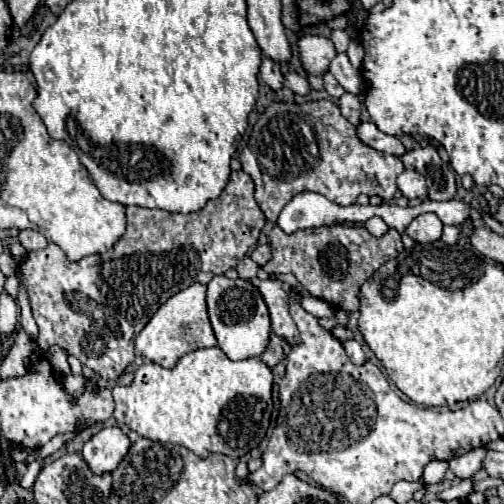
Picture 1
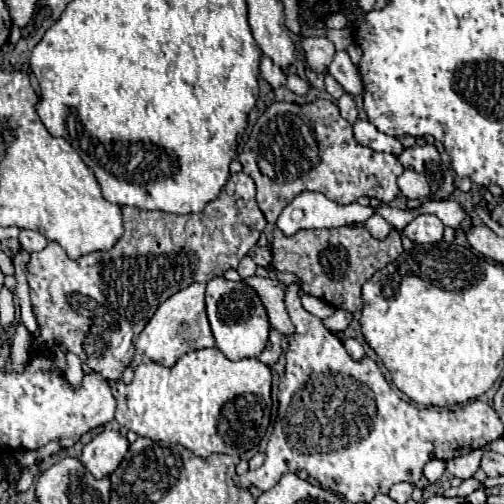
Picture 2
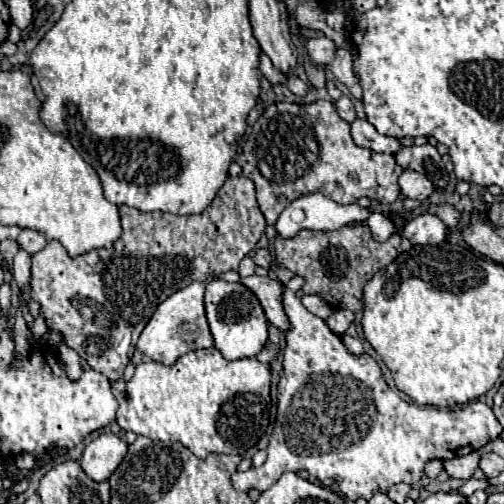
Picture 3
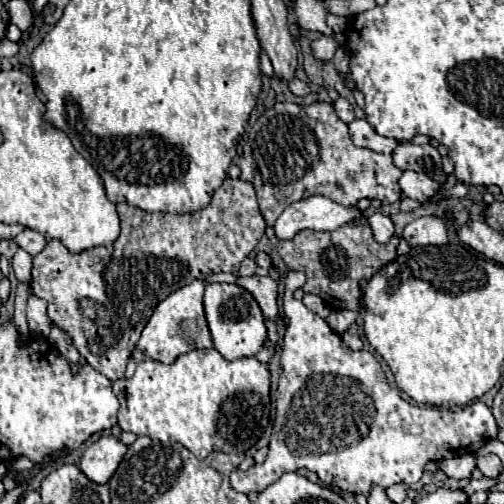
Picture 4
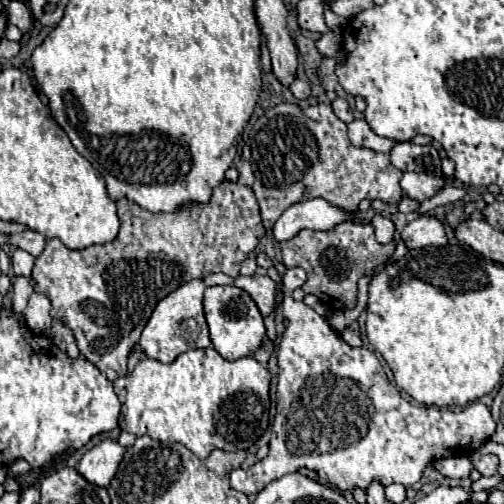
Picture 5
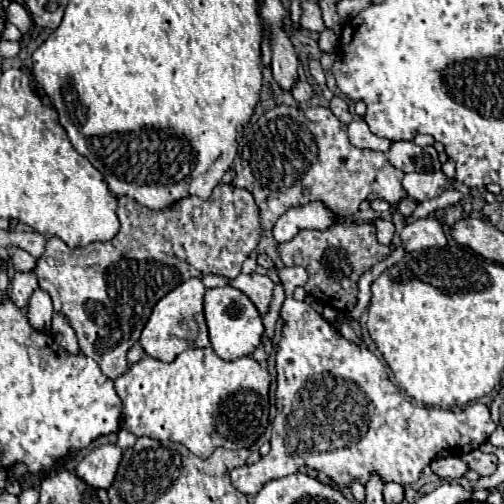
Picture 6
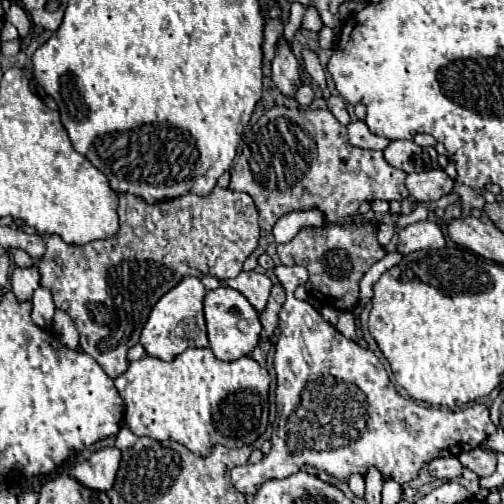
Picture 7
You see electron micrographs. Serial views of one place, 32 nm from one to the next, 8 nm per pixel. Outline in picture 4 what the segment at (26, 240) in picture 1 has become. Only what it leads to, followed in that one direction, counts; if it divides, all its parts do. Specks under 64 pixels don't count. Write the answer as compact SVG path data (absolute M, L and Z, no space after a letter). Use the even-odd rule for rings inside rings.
M24 230L24 232L20 232L14 238L14 242L20 248L24 248L28 254L32 254L32 256L40 254L44 250L44 246L46 246L46 238L40 232L36 232L36 230Z

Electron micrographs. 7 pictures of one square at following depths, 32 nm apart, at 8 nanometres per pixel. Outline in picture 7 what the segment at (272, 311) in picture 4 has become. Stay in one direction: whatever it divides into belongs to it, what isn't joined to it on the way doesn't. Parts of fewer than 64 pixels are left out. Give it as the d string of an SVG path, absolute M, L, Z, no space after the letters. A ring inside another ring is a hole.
M242 270L234 280L222 280L222 286L238 290L240 294L246 296L246 300L248 300L258 312L262 312L264 306L266 306L266 302L268 302L268 296L270 296L272 282L270 282L268 276L264 276L264 274L258 274L258 272L254 272L254 270L250 270L250 272Z

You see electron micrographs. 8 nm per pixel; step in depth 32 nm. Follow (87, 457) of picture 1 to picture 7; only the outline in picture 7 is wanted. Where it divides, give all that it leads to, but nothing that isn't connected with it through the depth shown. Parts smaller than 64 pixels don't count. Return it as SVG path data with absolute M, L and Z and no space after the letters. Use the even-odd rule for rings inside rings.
M102 448L94 452L88 460L78 462L72 470L70 476L74 480L80 480L86 488L108 492L114 484L116 472L120 464L120 450L118 448Z

